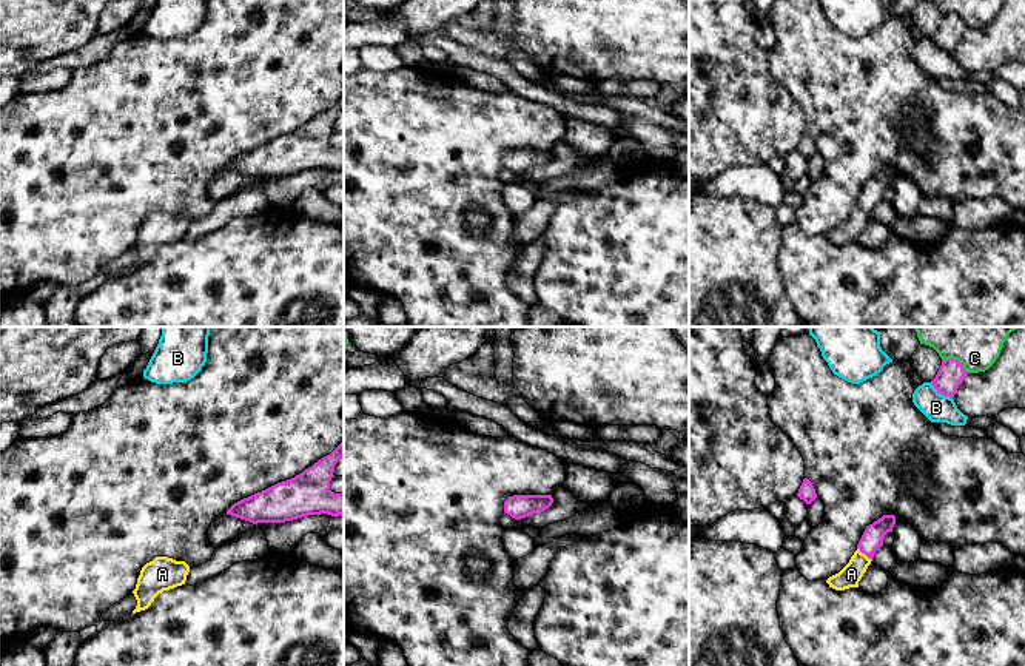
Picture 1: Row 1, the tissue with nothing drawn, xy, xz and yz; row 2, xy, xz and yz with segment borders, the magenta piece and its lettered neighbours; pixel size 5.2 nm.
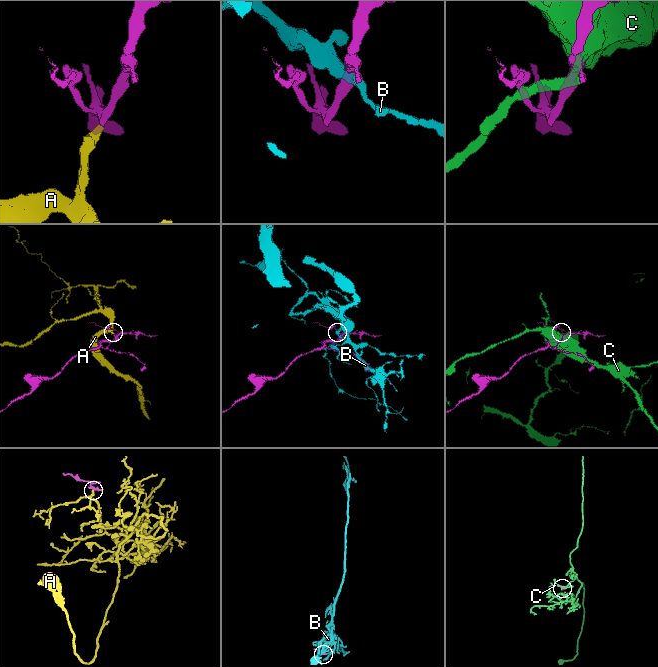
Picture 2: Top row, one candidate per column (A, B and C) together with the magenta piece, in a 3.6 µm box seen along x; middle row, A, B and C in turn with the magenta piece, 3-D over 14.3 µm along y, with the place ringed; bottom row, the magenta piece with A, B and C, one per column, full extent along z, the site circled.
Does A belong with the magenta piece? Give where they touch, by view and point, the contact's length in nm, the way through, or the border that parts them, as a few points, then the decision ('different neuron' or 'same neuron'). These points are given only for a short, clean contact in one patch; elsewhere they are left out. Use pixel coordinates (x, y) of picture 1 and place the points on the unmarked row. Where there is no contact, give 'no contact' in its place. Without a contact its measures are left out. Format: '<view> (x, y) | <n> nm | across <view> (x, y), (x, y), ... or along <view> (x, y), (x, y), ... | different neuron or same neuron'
yz (865, 208) | 100 nm | across yz (873, 191), (865, 208), (851, 228) | same neuron

